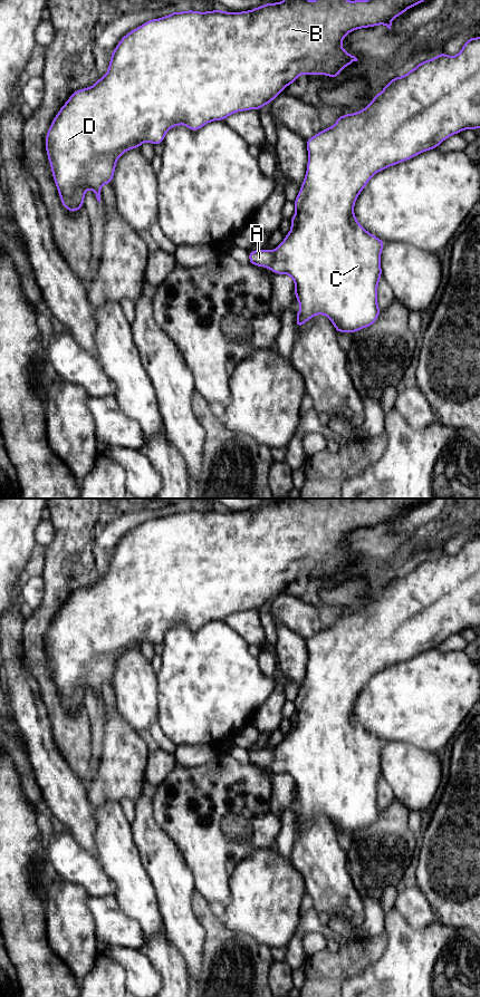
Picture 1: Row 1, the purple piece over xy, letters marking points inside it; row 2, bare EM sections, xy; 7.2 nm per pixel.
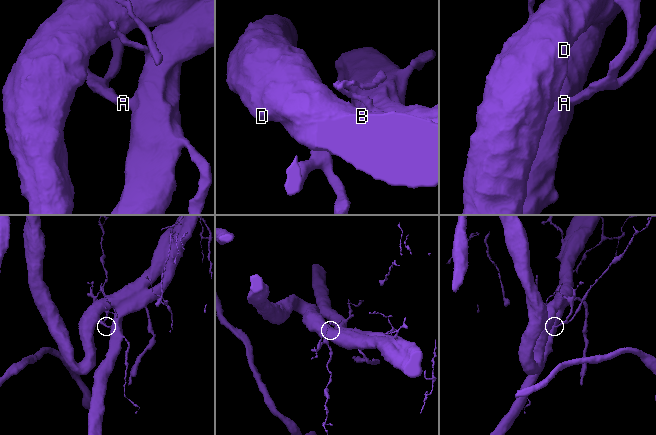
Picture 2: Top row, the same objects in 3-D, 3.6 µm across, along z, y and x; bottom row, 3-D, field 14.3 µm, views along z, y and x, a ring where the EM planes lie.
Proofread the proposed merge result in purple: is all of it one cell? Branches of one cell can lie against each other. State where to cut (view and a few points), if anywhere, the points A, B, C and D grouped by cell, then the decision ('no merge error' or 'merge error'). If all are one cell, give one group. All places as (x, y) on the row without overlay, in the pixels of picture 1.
cut none; groups A B C D; no merge error

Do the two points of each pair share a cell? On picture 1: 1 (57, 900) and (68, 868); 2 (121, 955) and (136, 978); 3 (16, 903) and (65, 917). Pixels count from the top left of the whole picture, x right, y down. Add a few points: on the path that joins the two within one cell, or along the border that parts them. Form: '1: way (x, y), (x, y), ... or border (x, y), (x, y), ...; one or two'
1: border (56, 873), (65, 880), (78, 883), (87, 892); two
2: way (126, 960), (136, 973); one
3: border (44, 900), (46, 933), (48, 937); two

